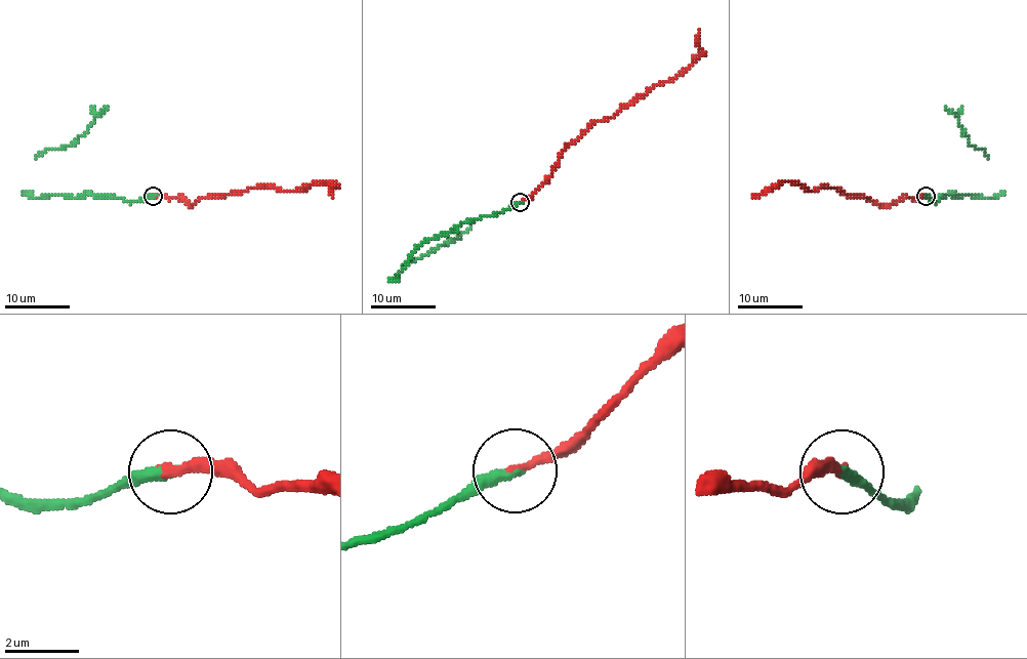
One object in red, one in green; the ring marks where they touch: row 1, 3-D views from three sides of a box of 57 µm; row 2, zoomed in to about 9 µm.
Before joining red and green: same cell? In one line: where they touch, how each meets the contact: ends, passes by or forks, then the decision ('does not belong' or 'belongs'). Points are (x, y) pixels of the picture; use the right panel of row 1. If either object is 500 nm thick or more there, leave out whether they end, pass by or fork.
at (926, 196); red ends there; green ends there; belongs

